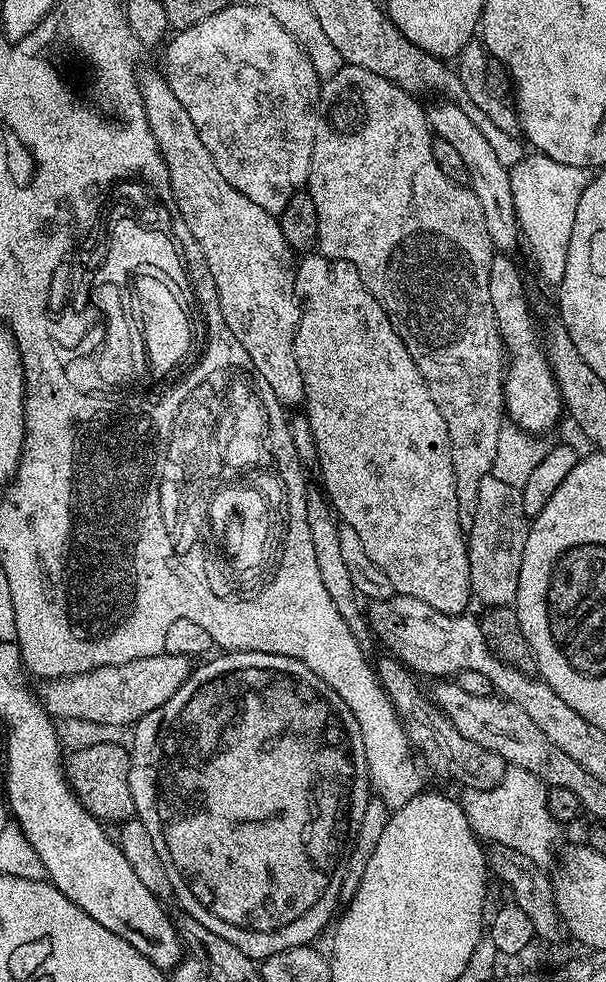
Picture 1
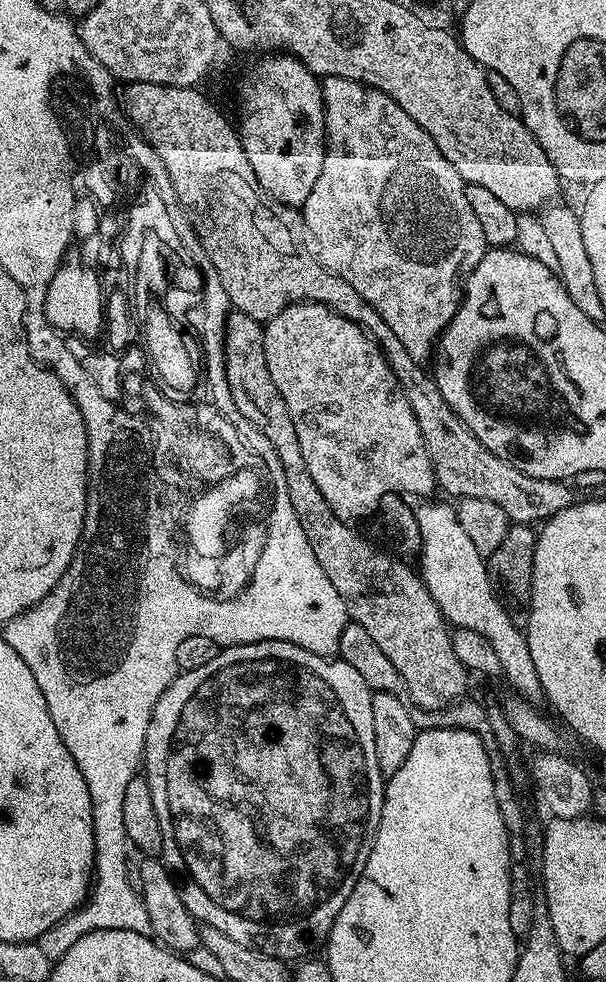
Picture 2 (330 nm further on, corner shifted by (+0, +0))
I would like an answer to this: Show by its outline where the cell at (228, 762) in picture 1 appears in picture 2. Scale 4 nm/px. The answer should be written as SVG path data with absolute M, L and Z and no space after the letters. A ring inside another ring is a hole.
M259 640L253 644L234 644L225 647L207 666L201 666L198 670L180 672L170 687L160 695L152 711L150 726L146 730L142 772L150 786L150 794L154 794L154 810L157 811L158 822L162 826L162 838L164 839L162 859L179 883L180 897L186 906L186 910L190 910L192 917L201 925L213 928L214 930L222 930L222 934L234 938L234 942L242 942L242 946L253 948L262 954L273 956L285 962L293 962L292 960L298 956L300 956L299 958L311 957L315 953L312 951L319 944L321 947L327 941L330 930L338 918L338 910L342 910L342 906L346 906L346 898L350 898L350 894L354 890L354 886L366 866L366 858L370 858L370 850L372 849L372 843L376 837L378 822L382 814L386 778L380 772L378 754L374 754L374 713L370 710L372 694L373 691L366 686L362 674L358 674L358 670L354 670L354 666L350 666L342 659L319 656L310 650L302 650L297 644L291 644L285 640Z

